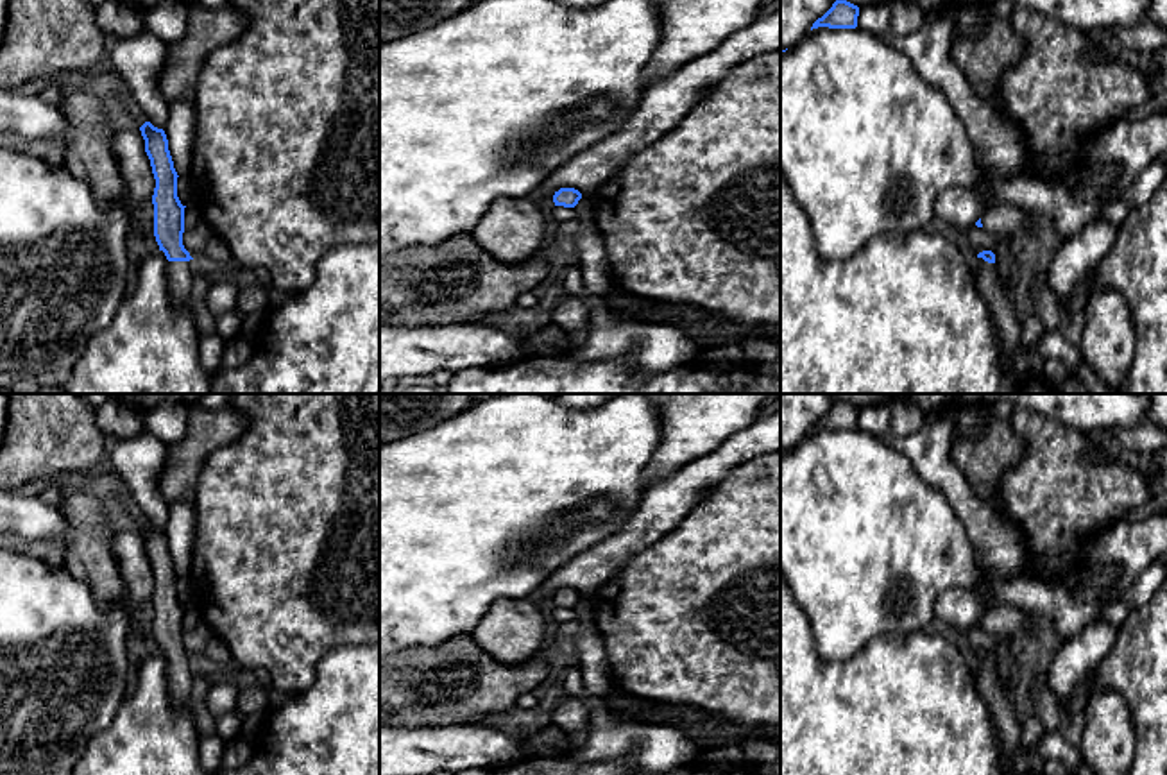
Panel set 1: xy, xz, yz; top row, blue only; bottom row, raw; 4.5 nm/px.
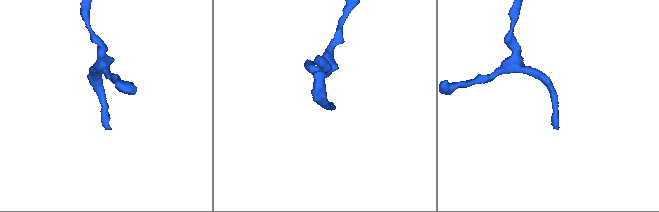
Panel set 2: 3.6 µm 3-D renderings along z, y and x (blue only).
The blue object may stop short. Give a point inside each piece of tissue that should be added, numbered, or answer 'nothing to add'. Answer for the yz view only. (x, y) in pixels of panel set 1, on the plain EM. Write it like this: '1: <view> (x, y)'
1: yz (996, 691)

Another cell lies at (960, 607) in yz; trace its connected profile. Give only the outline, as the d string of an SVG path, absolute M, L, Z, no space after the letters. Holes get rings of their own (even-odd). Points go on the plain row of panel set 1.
M952 587L940 594L934 605L934 616L941 626L947 625L965 632L975 626L984 609L977 589Z

